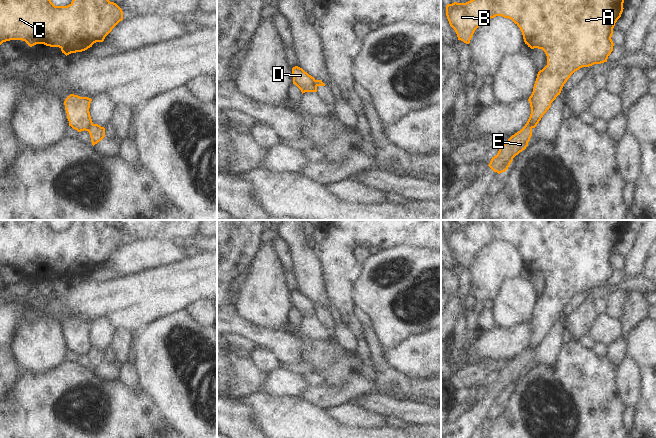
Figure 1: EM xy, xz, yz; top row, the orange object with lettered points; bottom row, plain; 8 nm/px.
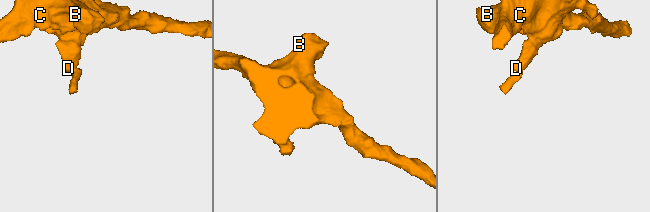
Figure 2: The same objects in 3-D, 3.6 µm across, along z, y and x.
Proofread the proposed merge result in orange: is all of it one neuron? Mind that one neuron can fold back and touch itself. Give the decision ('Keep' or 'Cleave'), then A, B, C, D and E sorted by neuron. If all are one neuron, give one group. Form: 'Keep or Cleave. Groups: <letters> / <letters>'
Cleave. Groups: A B C D / E.

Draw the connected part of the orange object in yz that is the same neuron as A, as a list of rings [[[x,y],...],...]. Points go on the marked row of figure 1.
[[[470,0],[466,3],[447,4],[446,16],[458,40],[466,44],[470,43],[475,30],[487,20],[496,16],[509,18],[520,28],[528,47],[542,49],[545,52],[547,65],[538,72],[533,92],[528,99],[531,114],[525,126],[535,128],[575,71],[607,62],[614,46],[611,39],[613,28],[623,12],[623,3],[624,0]]]

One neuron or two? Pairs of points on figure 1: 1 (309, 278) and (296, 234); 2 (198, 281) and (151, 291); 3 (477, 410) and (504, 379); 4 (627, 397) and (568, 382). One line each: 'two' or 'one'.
1: one
2: one
3: one
4: two

